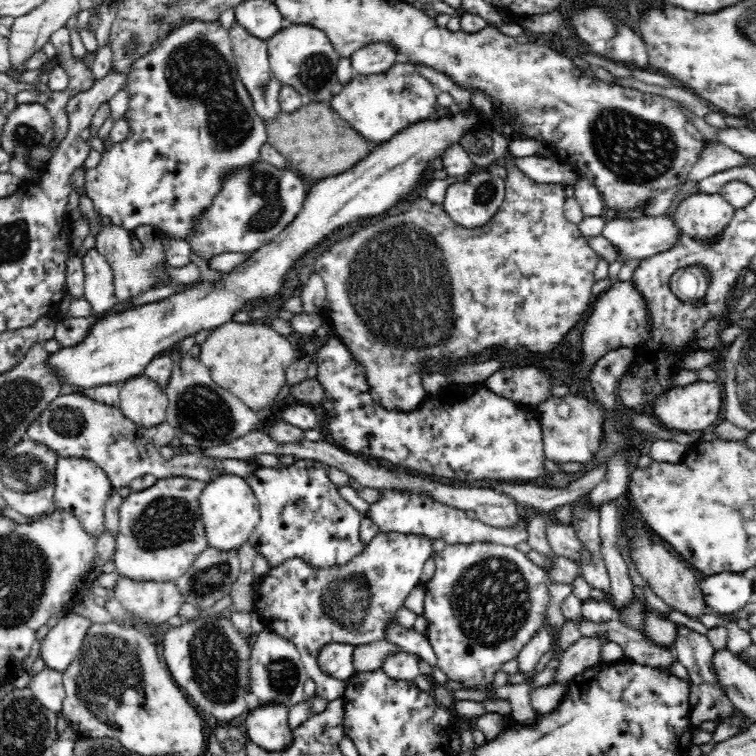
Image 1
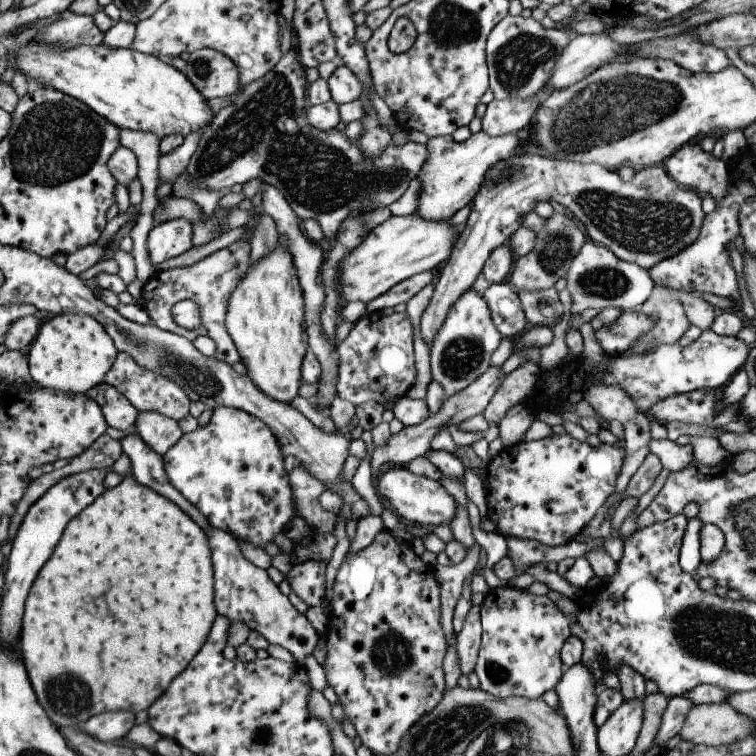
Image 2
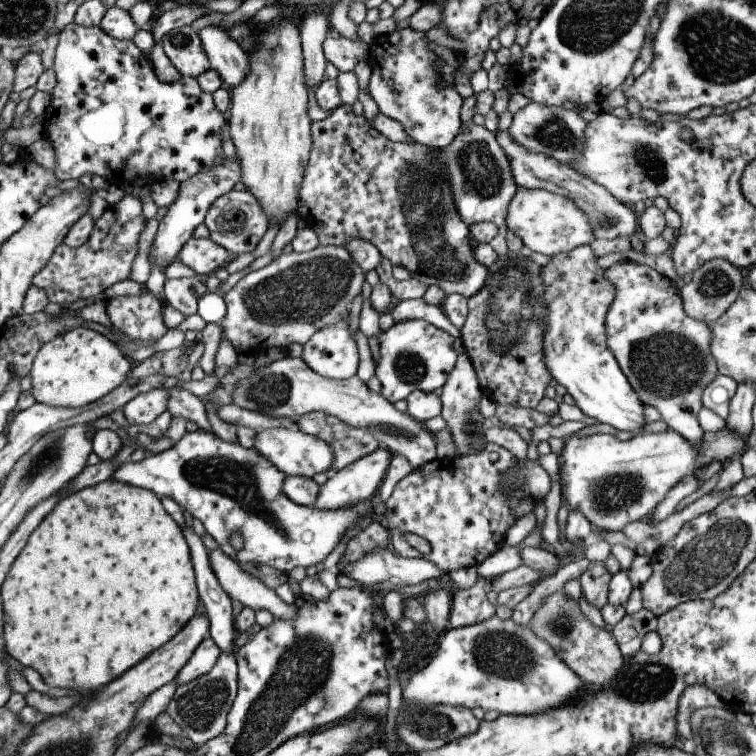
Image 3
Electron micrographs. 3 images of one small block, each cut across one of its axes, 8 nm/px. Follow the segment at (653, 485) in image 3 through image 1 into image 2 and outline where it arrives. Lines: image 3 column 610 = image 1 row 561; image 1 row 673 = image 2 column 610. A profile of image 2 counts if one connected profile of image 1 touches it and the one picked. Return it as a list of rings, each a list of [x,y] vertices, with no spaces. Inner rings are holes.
[[[569,433],[567,434],[554,434],[542,440],[536,441],[522,441],[514,446],[505,446],[488,465],[484,471],[485,477],[483,480],[484,490],[487,500],[487,516],[494,522],[496,531],[506,536],[514,536],[514,538],[524,538],[524,540],[536,540],[544,546],[558,546],[572,542],[576,536],[580,535],[582,530],[587,526],[588,522],[596,516],[596,513],[606,502],[610,495],[615,492],[615,483],[617,482],[618,474],[622,470],[622,462],[624,462],[624,447],[623,446],[610,446],[610,444],[600,444],[600,448],[592,448],[588,443],[582,443],[574,439]]]

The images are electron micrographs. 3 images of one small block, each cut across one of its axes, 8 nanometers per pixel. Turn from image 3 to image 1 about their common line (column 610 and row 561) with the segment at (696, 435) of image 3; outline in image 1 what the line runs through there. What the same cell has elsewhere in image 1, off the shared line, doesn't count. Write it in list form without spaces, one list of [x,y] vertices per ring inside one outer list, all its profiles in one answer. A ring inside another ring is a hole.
[[[296,460],[281,470],[259,466],[253,476],[247,478],[249,486],[259,500],[261,517],[249,536],[249,542],[254,549],[266,559],[271,568],[282,565],[289,559],[300,558],[314,568],[330,568],[330,566],[348,565],[364,550],[365,545],[360,539],[360,522],[366,519],[356,508],[352,507],[339,494],[338,487],[328,478],[324,463],[314,460]]]

